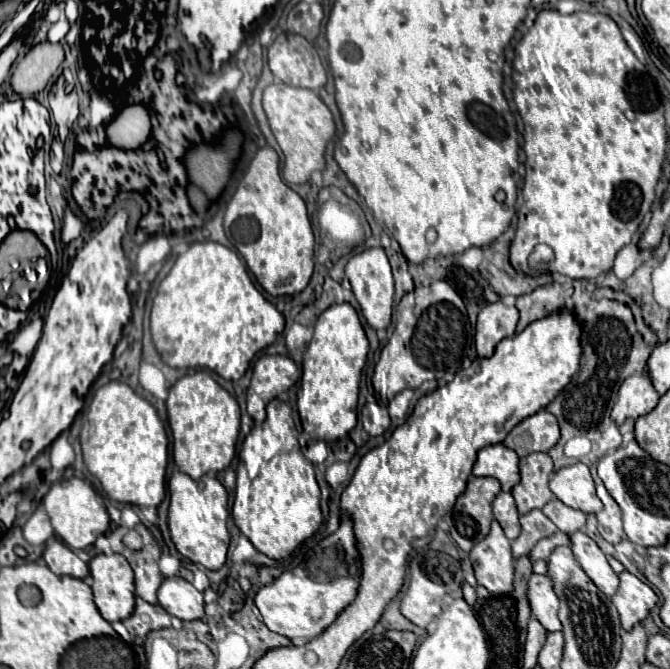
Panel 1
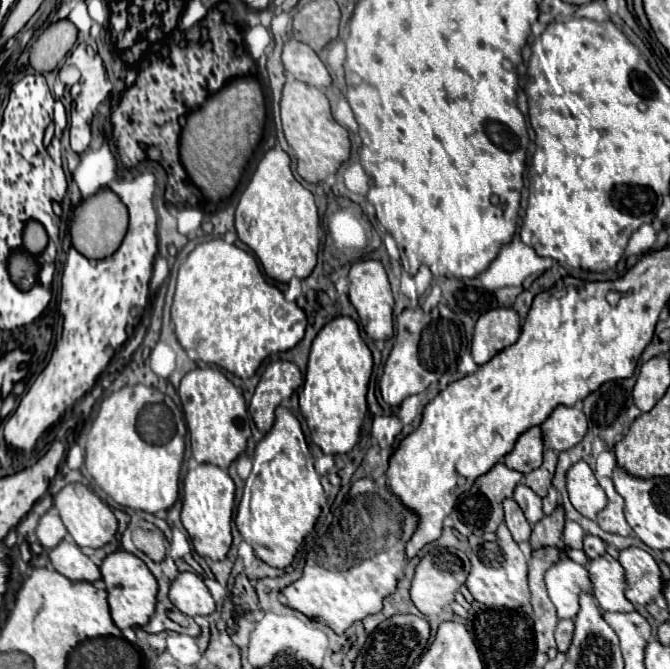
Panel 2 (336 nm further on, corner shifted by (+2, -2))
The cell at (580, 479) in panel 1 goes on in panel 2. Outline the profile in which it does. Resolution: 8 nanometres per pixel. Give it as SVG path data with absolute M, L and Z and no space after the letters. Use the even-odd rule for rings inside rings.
M577 462L569 468L567 492L575 510L591 520L595 520L597 512L601 512L607 506L607 496L599 488L593 470L585 462Z

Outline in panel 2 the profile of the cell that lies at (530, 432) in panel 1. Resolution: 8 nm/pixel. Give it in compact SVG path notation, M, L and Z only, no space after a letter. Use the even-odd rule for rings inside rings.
M557 406L541 424L543 446L555 452L565 452L577 446L587 432L587 418L581 406Z

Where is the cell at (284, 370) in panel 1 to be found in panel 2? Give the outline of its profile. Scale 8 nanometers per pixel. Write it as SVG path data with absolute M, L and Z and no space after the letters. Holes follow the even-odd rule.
M277 360L265 368L249 404L249 414L263 434L273 426L275 408L287 400L301 384L303 374L293 362Z

